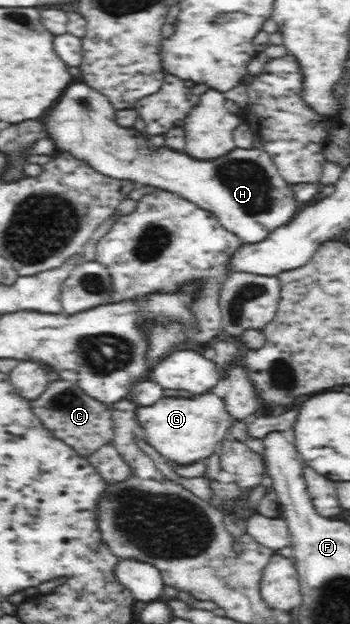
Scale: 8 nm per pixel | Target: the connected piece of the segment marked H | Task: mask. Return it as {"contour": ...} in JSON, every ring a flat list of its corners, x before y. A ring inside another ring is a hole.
{"contour":[[74,83,64,91,52,111,48,111,43,125,47,136,54,140,56,150,70,152,102,175,130,180,137,187,148,185,176,193,194,202,211,211,243,245,264,241,270,231,286,225,298,213,292,184,279,174,266,151,236,147,216,159,190,158,185,150,150,145,139,126,118,125,116,113,118,109,105,95,84,83]]}

